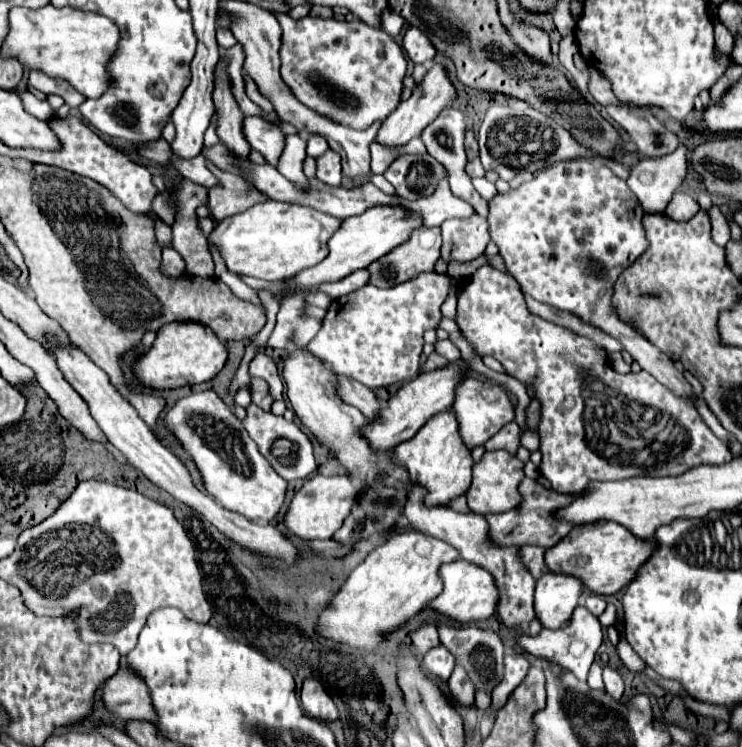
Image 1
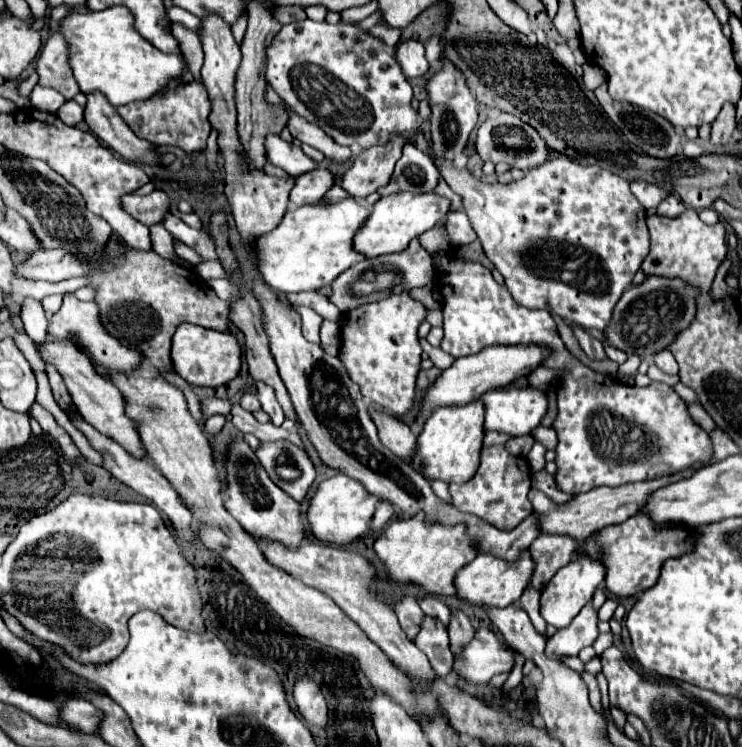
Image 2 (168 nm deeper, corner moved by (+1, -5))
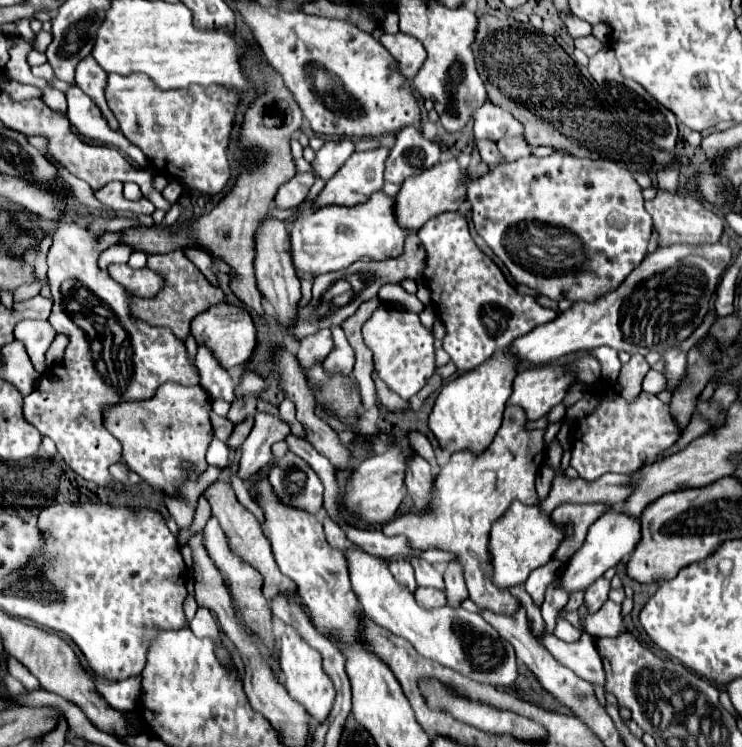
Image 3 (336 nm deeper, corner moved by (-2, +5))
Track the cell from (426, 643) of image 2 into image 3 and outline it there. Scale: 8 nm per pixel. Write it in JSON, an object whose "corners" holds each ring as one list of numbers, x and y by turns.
{"corners":[[417,587,417,589,415,589,415,599,417,599,423,607,427,607,427,609,431,609,431,607,435,607,435,605,445,605,445,603,447,603,445,593,439,591,439,589,431,589,431,587]]}

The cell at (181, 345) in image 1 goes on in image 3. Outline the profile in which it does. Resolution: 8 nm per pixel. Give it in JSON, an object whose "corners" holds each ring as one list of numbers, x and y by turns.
{"corners":[[219,303,199,313,199,317,195,317,195,321,191,323,191,333,195,335,197,343,203,343,209,349,213,349,215,357,219,357,225,369,245,363,257,345,257,329,249,311,237,305,229,305,229,303]]}

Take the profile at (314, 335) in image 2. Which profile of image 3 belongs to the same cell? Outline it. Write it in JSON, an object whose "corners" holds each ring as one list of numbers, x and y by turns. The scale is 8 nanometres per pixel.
{"corners":[[323,329,323,331,315,333,315,337,303,339,295,357,297,357,299,365,307,371,307,369,315,367,317,363,323,363,333,349,335,349,335,343,333,343,331,331]]}

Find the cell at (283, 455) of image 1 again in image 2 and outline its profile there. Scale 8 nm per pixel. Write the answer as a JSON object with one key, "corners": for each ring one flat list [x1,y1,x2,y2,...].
{"corners":[[284,439,260,441,256,457,280,489,284,489,296,501,304,499,314,483,316,471,310,457,298,445]]}

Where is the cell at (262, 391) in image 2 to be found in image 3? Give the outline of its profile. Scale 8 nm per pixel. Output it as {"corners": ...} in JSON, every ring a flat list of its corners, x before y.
{"corners":[[257,413,255,425,241,447,243,455,239,461,237,477,243,483,247,483,251,475,255,475,261,467,265,467,273,459,271,445,275,441,283,441,289,433,291,433,291,429,283,421,279,421,277,417]]}

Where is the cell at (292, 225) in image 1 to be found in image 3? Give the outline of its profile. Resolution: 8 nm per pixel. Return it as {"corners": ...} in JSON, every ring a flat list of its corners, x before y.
{"corners":[[377,191,363,205,323,207,313,213,301,213,291,231,293,265,297,271,321,275,347,269,355,261,385,261,403,253,405,239,417,231,405,229,395,219,395,199]]}

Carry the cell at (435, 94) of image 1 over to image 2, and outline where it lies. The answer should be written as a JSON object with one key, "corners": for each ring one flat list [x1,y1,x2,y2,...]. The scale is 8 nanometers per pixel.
{"corners":[[392,135,384,145,360,151,352,167,344,173,342,187,352,197,366,197,374,193,378,187,386,185,394,171,394,163,400,159,402,147,406,143,412,143,412,141,400,135]]}

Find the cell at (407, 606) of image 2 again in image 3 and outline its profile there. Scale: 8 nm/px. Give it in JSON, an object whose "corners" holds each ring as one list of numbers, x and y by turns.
{"corners":[[393,559,393,561,389,563,389,571,391,571,391,575,393,575,401,585,405,585,407,589,411,589,411,591,417,589,413,569,411,569,411,565,409,565,407,561,401,561,401,559,397,561,397,559]]}

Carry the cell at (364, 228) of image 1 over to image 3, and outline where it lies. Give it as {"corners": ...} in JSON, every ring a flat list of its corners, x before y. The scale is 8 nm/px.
{"corners":[[455,157,447,159,447,161,439,161,431,169,425,169,423,173,409,177,403,183,399,195,395,197,397,221,409,229,421,229,435,215,447,213,447,211,457,211,467,195,465,181,467,181,467,173]]}

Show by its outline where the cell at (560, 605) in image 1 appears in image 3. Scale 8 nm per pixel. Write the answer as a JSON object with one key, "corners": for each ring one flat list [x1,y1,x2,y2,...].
{"corners":[[623,511,605,513,603,517,599,517,599,521,595,521,595,525,591,525,583,547,567,563,567,567,561,575,563,587,569,593,579,591,579,589,587,589,587,585,591,585,591,581,599,579,609,567,615,567,627,555,631,555,639,541,641,541,641,519,639,517,633,517,633,515,623,513]]}

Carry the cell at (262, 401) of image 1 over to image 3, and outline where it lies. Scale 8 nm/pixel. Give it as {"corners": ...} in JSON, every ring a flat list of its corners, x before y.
{"corners":[[239,397,237,401,231,403,231,409,227,413,227,419,237,425,237,423,243,423,247,417,255,417,259,411,273,413,275,407,269,405,263,399,257,399,257,397]]}

